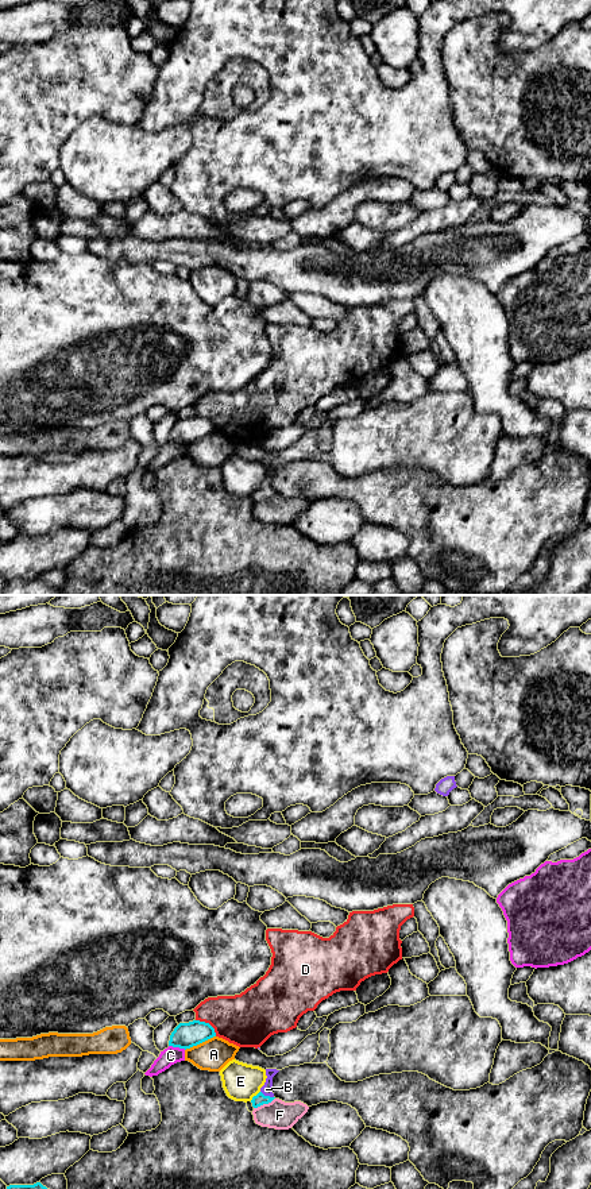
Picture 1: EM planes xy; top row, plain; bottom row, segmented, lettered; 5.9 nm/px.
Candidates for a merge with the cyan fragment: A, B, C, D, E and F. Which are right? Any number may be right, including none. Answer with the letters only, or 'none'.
B

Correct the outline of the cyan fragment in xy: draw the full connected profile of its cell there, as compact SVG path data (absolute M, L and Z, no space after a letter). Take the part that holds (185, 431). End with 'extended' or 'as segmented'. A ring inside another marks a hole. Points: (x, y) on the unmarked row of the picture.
M205 417L179 418L170 431L169 441L190 444L216 432L215 424Z | as segmented

